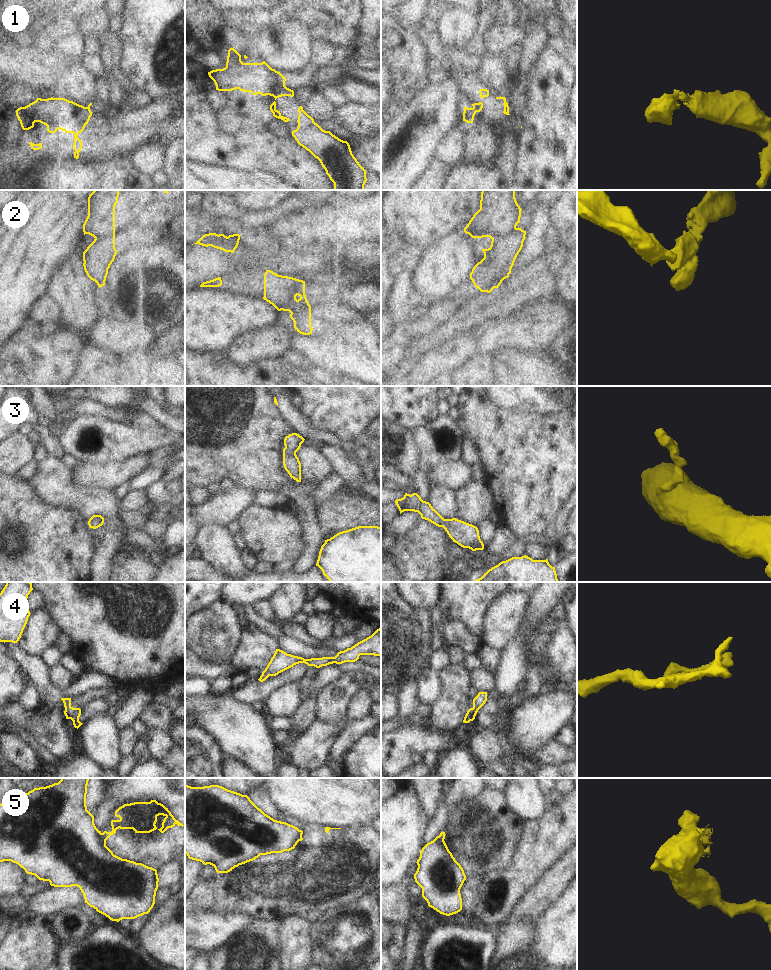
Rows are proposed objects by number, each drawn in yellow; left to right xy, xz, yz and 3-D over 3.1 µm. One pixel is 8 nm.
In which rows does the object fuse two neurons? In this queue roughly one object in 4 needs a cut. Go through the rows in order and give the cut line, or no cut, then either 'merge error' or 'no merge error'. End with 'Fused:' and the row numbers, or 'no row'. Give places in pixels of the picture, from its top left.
1: xz (285, 86), (274, 97) | merge error
2: yz (515, 227), (512, 231), (499, 235), (492, 240) | merge error
3: no cut | no merge error
4: no cut | no merge error
5: xy (101, 833), (102, 840), (105, 843) | merge error
Fused: 1, 2, 5

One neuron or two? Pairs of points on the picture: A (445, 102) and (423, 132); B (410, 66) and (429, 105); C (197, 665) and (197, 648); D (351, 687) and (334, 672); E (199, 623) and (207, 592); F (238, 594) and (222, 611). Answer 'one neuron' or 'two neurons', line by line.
A: one neuron
B: two neurons
C: two neurons
D: two neurons
E: two neurons
F: two neurons

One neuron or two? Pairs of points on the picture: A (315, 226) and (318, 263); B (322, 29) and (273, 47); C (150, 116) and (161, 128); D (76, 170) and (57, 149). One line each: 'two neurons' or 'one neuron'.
A: two neurons
B: two neurons
C: two neurons
D: two neurons

